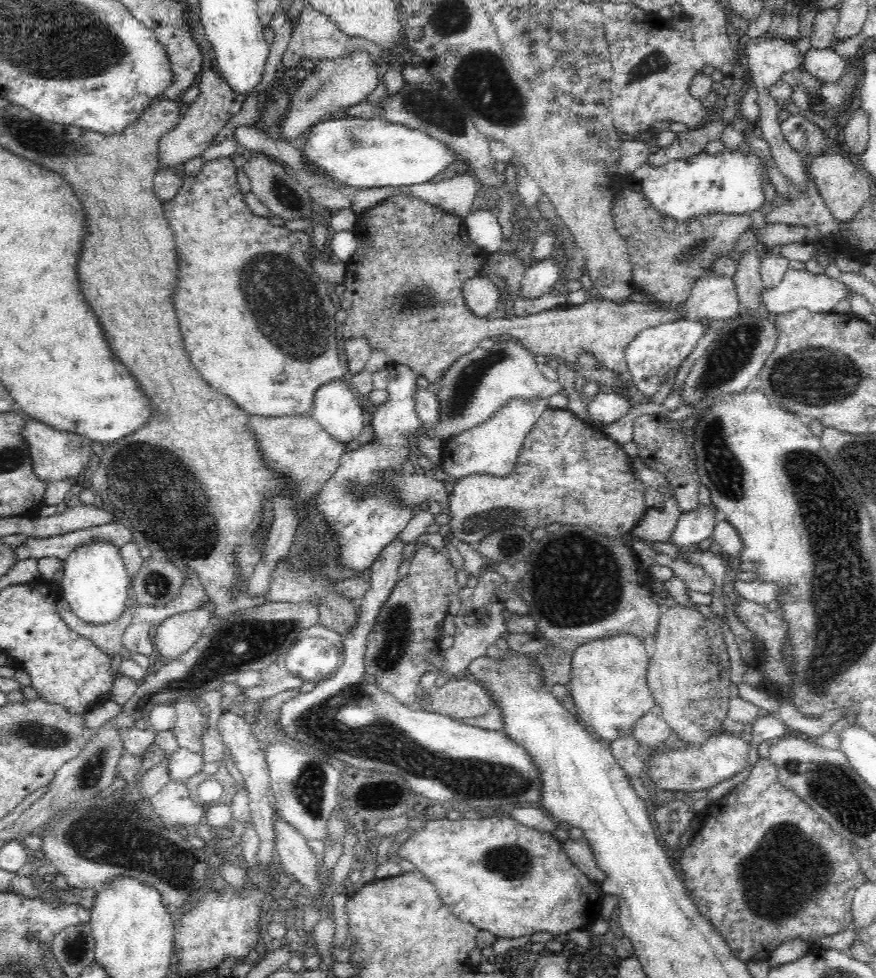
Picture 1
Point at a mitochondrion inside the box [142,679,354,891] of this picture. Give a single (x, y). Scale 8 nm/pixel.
(307, 787)

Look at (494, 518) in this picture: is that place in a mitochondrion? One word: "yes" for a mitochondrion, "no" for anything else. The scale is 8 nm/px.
yes

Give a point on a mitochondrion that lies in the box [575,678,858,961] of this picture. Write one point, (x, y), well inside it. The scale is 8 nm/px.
(786, 855)

